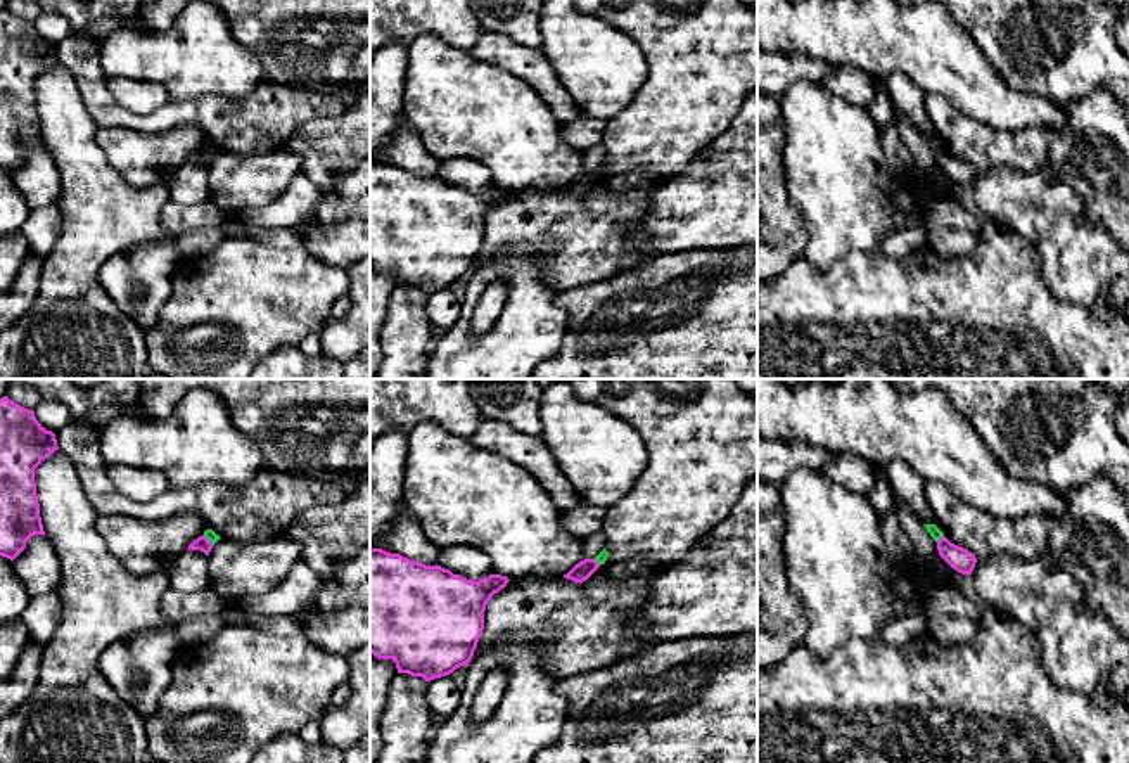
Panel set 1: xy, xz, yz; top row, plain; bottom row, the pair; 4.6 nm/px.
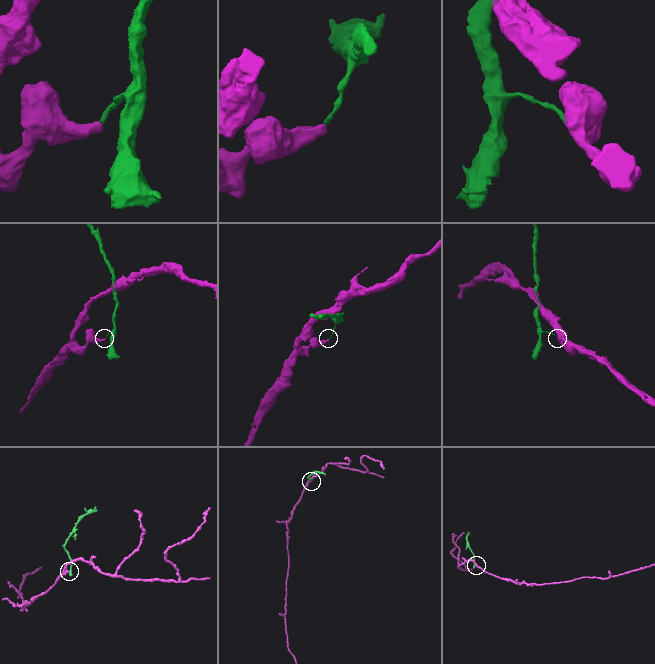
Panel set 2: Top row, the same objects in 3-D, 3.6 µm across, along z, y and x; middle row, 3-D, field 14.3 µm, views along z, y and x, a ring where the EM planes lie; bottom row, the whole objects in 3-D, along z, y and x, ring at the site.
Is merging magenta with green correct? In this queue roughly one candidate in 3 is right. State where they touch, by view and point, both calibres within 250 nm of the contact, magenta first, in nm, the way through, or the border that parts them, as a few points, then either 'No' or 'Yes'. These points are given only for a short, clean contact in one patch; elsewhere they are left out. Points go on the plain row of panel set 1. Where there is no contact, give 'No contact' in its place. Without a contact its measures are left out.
Touches magenta at yz (941, 151). Thickness 110 nm (magenta) against 60 nm. Boundary: yz (943, 147), (937, 154). No

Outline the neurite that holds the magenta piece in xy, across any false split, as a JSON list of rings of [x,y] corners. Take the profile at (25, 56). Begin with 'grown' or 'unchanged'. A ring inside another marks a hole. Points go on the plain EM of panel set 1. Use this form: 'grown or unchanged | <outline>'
unchanged | [[[9,9],[0,10],[0,168],[14,173],[35,147],[43,147],[35,81],[57,59],[28,22]]]

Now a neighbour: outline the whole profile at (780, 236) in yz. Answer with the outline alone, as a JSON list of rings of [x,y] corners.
[[[757,90],[757,282],[802,256],[807,234],[787,197],[780,97]]]

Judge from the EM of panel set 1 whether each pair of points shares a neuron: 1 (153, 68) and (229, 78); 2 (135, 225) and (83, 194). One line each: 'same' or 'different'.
1: same
2: same

